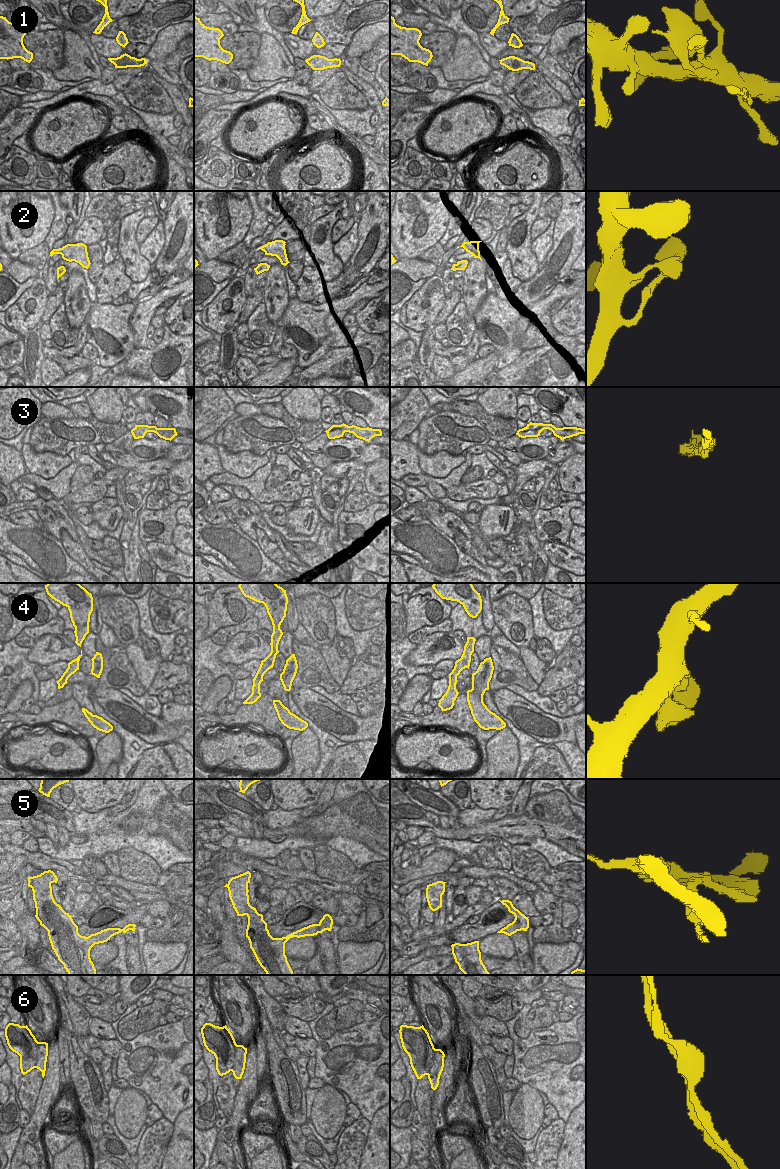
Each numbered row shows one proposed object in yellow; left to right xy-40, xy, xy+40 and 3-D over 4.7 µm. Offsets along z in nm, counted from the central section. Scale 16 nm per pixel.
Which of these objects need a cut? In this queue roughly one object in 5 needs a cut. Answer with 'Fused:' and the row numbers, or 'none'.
Fused: 5, 6

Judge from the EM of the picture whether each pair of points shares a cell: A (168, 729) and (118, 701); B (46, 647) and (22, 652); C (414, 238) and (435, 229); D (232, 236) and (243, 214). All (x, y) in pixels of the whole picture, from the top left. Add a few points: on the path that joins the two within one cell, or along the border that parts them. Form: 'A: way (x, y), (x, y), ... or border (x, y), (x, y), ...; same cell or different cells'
A: way (155, 723), (145, 722), (140, 713), (131, 707); same cell
B: border (30, 648), (27, 660), (38, 664); different cells
C: way (419, 237), (430, 229); same cell
D: way (232, 231), (232, 225), (238, 219); same cell

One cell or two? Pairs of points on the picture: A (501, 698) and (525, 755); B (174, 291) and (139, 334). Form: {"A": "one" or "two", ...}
{"A": "two", "B": "one"}

